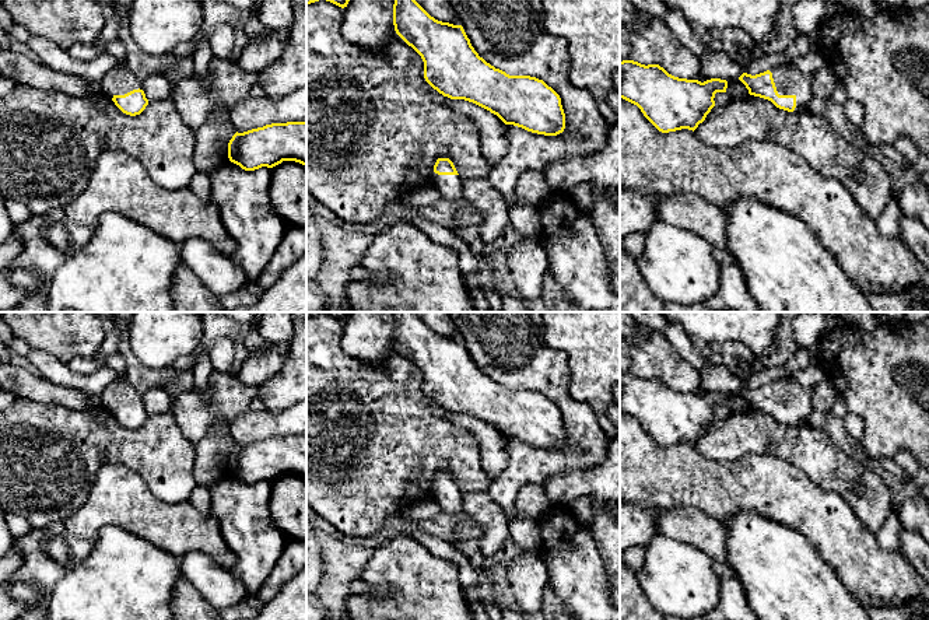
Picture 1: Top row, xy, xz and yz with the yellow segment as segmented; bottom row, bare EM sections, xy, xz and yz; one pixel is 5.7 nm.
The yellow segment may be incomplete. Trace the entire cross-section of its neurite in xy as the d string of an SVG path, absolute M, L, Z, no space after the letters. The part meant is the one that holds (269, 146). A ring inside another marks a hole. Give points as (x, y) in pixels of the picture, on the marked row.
M306 122L271 123L236 132L228 143L228 158L245 171L273 168L283 161L306 167Z

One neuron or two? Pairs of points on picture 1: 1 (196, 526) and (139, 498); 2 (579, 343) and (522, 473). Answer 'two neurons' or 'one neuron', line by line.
1: one neuron
2: two neurons

